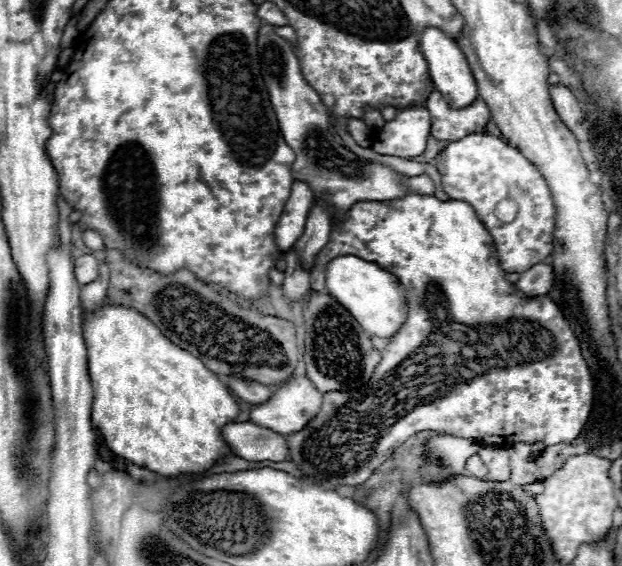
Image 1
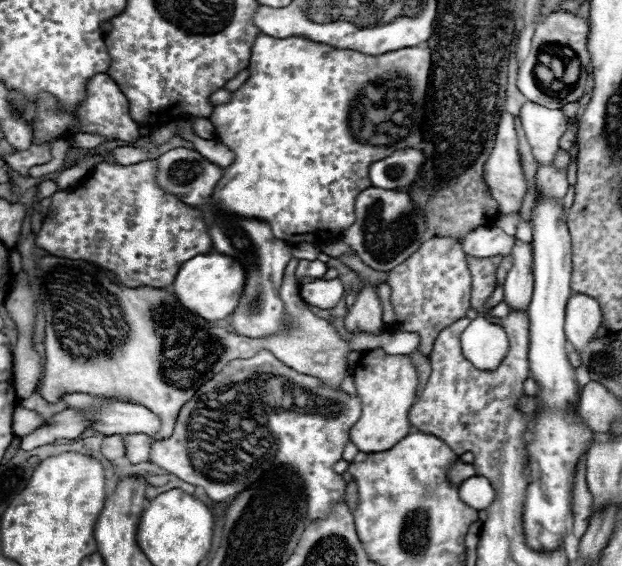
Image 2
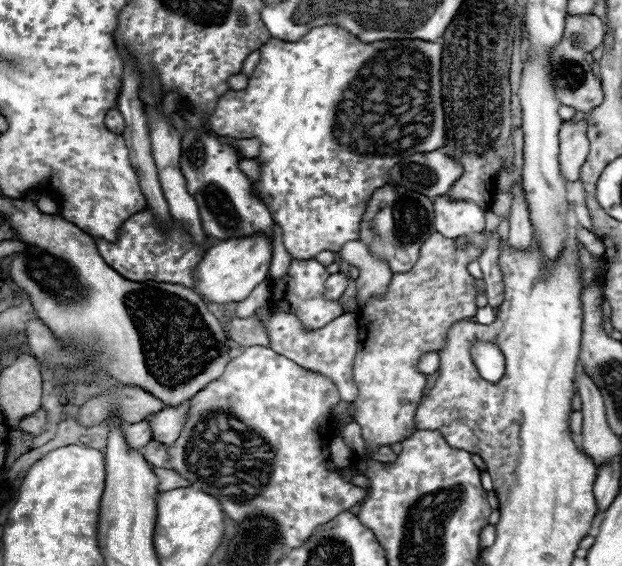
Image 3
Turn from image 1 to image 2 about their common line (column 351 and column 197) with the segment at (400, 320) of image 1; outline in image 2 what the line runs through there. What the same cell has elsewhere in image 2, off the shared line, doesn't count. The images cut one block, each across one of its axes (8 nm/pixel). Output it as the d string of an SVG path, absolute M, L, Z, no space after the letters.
M208 252L208 254L200 254L184 262L180 272L176 274L172 288L184 308L196 312L208 322L216 322L232 314L232 310L236 310L240 294L244 292L244 282L246 278L244 278L244 268L240 266L240 262L224 254Z

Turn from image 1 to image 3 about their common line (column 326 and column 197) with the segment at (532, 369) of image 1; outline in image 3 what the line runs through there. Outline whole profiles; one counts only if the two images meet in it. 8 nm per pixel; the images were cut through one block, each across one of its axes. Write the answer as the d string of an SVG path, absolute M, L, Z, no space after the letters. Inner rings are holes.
M144 208L142 212L132 214L122 228L118 230L116 242L106 242L104 238L96 240L100 256L106 260L110 268L114 268L120 276L132 282L170 282L170 284L182 284L186 288L192 288L192 272L196 264L202 260L206 248L202 244L194 244L190 234L180 222L172 222L170 228L160 228L160 222L154 218L152 210ZM248 346L244 348L244 352L230 360L224 374L216 380L212 380L204 390L200 390L192 400L190 400L190 408L188 408L188 420L178 436L178 440L168 448L168 464L172 470L176 470L182 478L190 480L198 490L206 492L206 494L212 494L222 510L236 522L242 522L244 518L252 518L252 516L268 516L272 520L276 520L276 526L280 526L280 534L284 534L284 544L288 548L296 548L296 546L302 546L310 534L314 532L314 528L318 528L320 524L326 524L330 522L332 518L336 518L340 512L344 510L350 510L352 506L356 506L358 502L362 502L366 498L366 490L364 488L358 488L350 482L346 482L338 472L330 472L328 470L328 458L330 458L330 450L328 450L328 444L332 440L332 426L330 426L330 410L334 408L334 404L340 402L340 396L338 396L338 390L336 386L332 384L332 380L324 378L322 374L316 374L316 372L310 372L310 370L304 370L302 366L294 364L292 360L276 354L272 348L268 346Z

